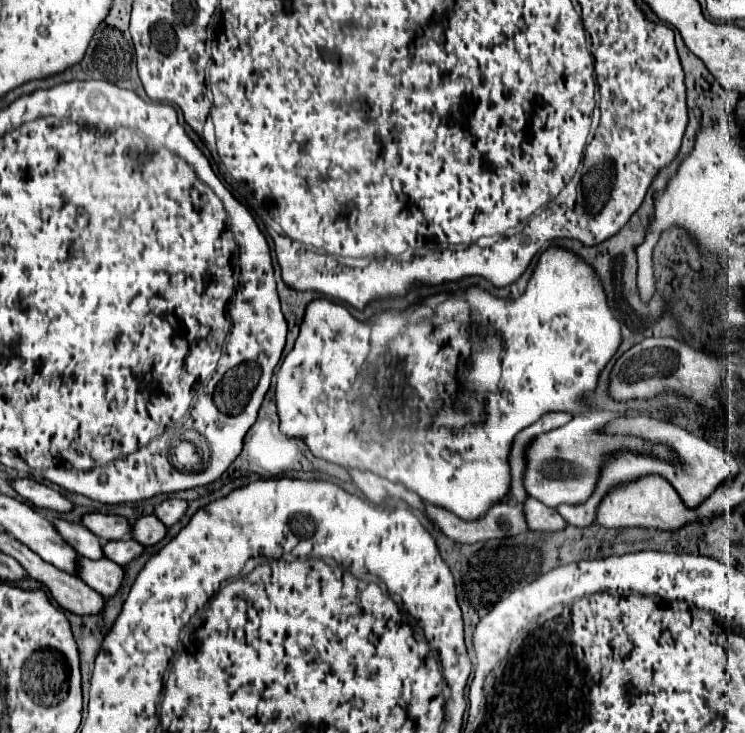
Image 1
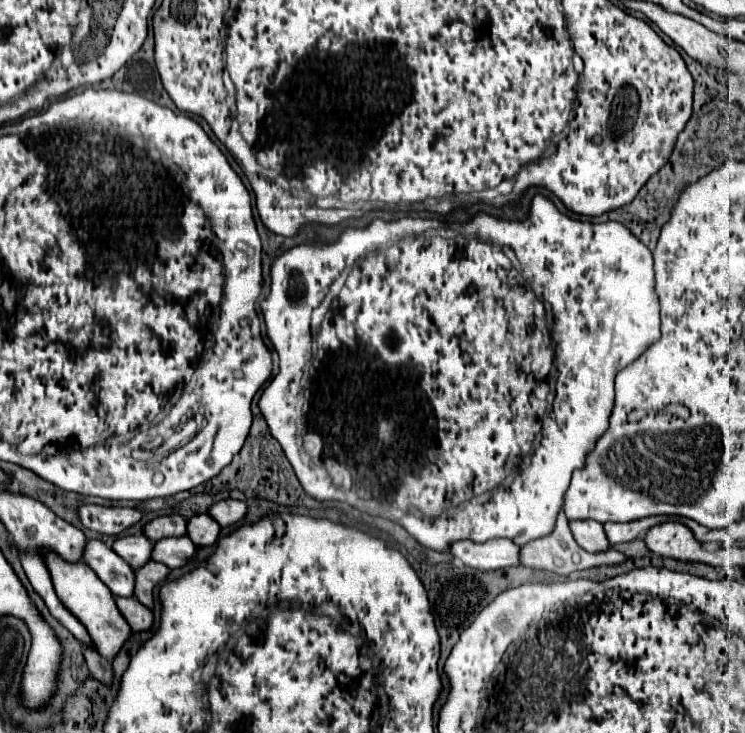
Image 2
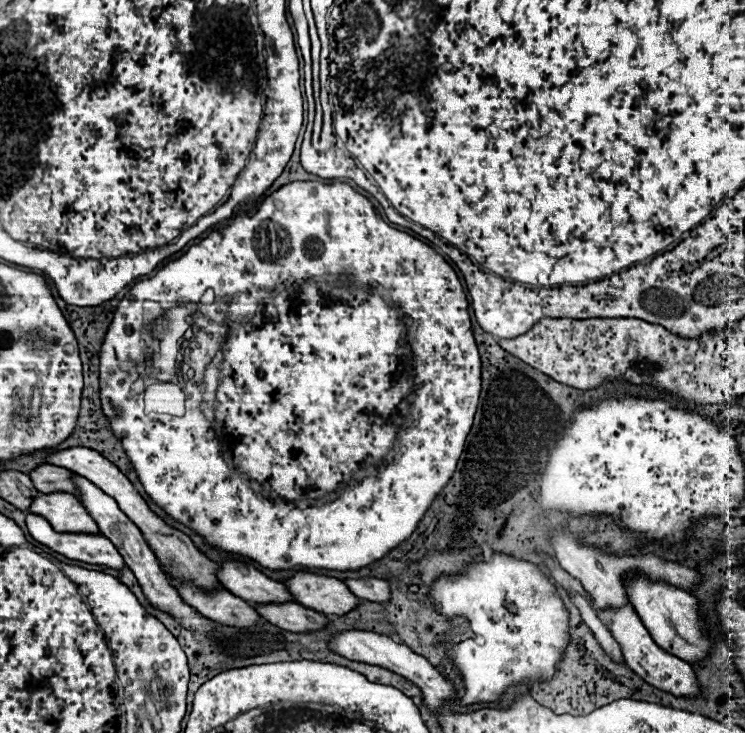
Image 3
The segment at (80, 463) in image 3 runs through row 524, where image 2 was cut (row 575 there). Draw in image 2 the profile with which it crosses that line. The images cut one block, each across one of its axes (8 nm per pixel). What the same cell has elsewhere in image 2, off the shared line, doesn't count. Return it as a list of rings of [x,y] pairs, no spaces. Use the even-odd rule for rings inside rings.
[[[148,562],[146,566],[136,570],[136,592],[134,596],[138,596],[138,600],[152,608],[154,606],[154,588],[164,582],[170,574],[170,568],[166,564],[160,562]]]

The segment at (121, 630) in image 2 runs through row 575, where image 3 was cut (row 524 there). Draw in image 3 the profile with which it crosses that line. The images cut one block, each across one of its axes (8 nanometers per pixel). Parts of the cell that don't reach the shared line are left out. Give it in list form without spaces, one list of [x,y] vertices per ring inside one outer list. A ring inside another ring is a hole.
[[[38,494],[26,512],[44,516],[58,532],[98,532],[96,522],[86,514],[86,508],[82,508],[80,500],[74,494]]]

